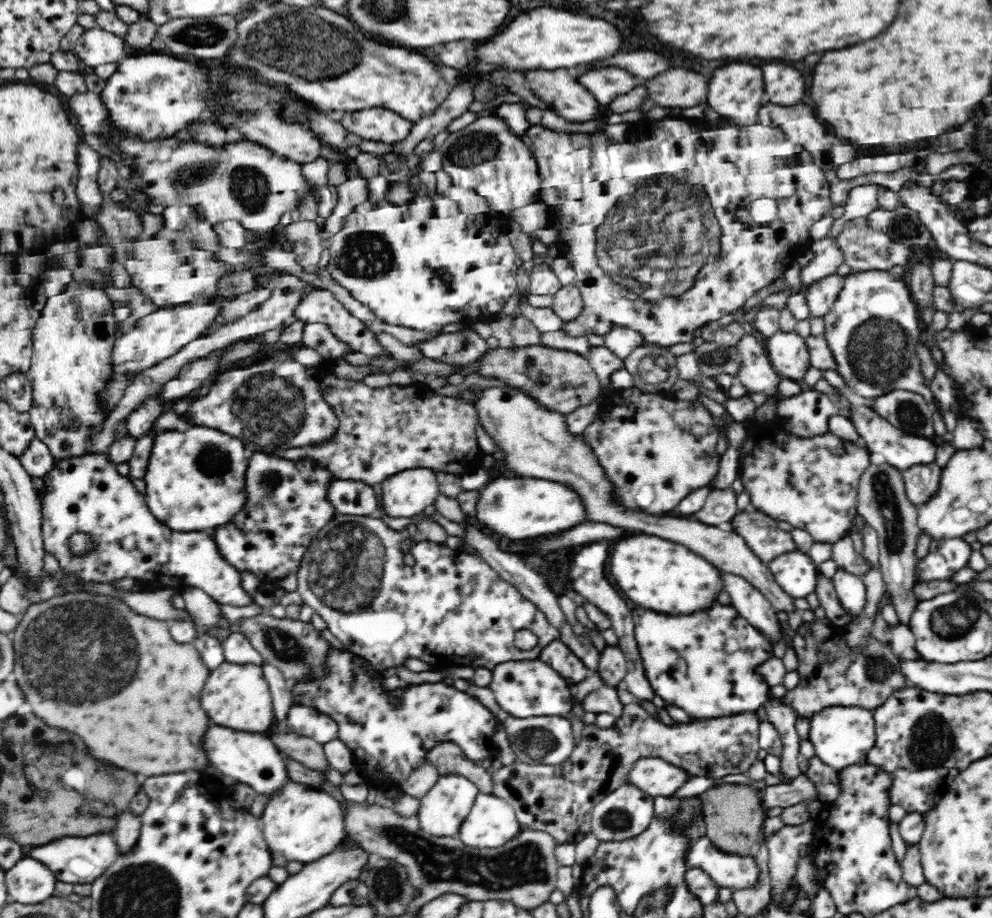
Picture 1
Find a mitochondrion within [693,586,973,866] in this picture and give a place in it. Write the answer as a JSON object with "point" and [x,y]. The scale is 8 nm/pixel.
{"point":[933,738]}

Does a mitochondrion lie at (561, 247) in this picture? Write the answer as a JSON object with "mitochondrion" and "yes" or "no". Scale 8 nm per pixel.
{"mitochondrion":"no"}

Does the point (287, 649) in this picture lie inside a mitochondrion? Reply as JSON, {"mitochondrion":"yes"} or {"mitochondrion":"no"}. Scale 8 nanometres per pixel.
{"mitochondrion":"yes"}

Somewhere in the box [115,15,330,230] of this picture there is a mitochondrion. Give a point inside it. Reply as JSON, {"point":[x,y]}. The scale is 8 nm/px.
{"point":[203,34]}

